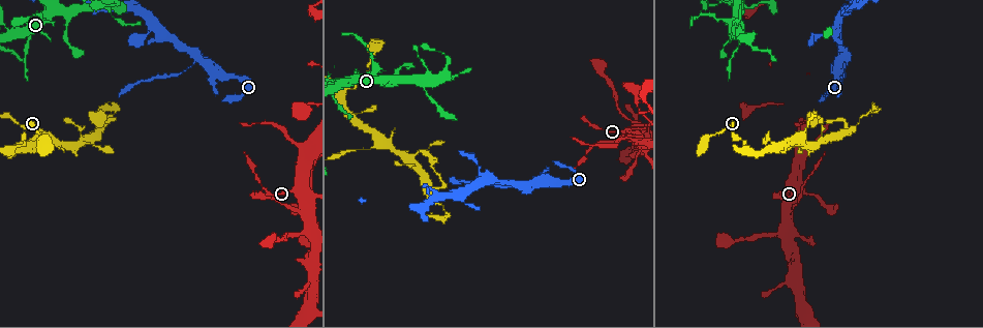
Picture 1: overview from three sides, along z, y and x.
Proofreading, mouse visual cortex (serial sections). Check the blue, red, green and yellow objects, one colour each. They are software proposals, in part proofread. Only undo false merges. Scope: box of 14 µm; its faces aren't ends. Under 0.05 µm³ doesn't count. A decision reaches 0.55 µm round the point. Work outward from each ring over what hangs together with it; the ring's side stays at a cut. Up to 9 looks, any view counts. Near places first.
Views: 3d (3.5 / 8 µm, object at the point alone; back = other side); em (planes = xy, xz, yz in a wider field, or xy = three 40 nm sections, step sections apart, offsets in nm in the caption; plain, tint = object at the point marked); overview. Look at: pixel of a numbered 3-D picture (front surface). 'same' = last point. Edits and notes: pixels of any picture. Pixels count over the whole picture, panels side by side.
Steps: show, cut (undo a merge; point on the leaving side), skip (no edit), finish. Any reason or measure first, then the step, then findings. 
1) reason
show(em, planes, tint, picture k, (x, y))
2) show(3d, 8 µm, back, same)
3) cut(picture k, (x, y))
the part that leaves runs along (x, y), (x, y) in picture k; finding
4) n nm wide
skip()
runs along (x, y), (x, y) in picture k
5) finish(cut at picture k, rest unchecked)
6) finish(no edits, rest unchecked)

thick turns thin
show(3d, 3.5 µm, picture 1, (301, 147))

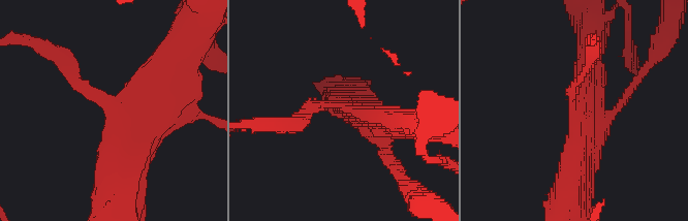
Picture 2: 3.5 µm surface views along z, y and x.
arms of 150, 400 nm; now the EM
show(em, planes, tint, picture 2, (344, 105))

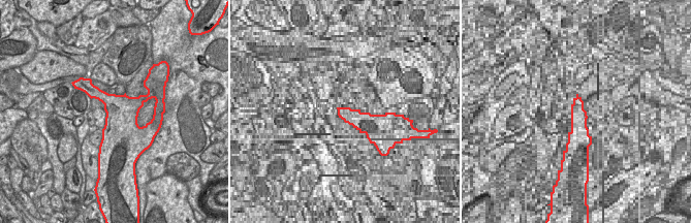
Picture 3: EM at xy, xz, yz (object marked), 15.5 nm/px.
cut it another way
show(em, xy, step 1, tint, same)

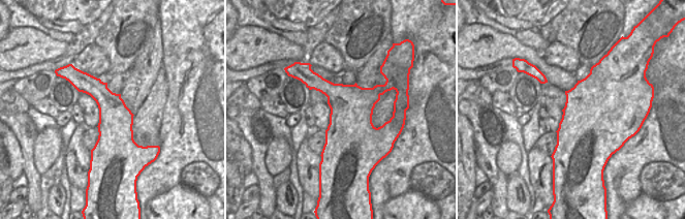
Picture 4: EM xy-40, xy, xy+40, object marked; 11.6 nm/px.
skip()
runs along (117, 177), (117, 113), (63, 62) in picture 2; one cell here

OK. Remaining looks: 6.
show(3d, 3.5 µm, picture 1, (299, 210))

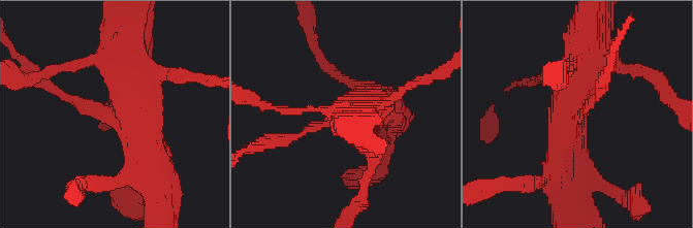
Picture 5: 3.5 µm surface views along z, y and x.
3 arms; arms of 150, 500, 600 nm
show(em, xy, step 5, tint, picture 5, (574, 119))

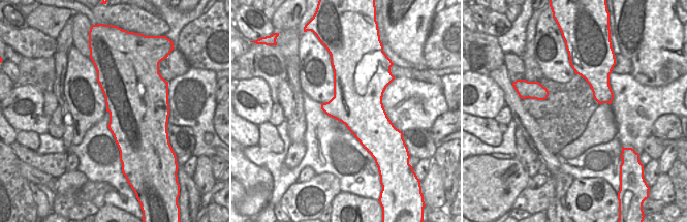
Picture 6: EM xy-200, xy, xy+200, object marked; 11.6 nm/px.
show(em, xy, step 3, tint, same)

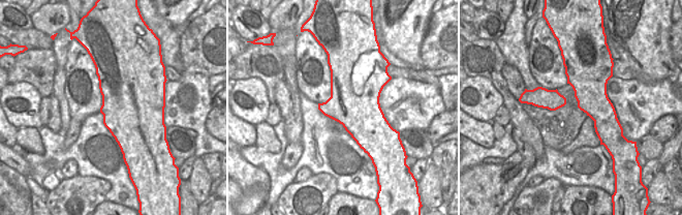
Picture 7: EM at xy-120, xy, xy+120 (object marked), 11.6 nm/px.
skip()
all the same cell

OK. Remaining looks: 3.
a narrow waist
show(3d, 3.5 µm, back, picture 1, (844, 71))

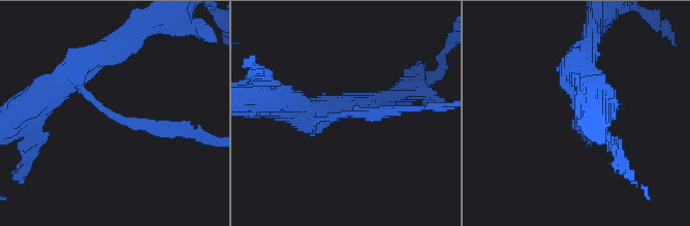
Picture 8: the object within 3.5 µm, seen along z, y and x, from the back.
arms of 200, 350 nm
show(em, xy, step 2, tint, picture 8, (107, 114))

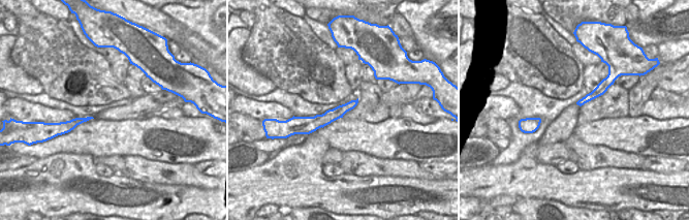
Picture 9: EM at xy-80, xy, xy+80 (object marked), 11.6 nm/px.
another direction
show(em, planes, tint, same)

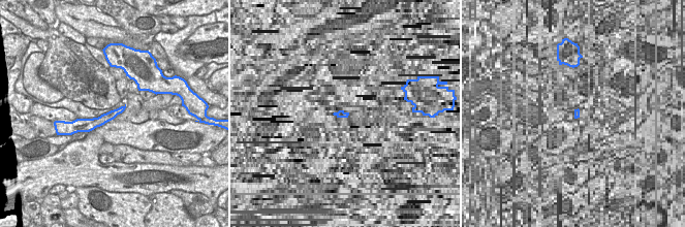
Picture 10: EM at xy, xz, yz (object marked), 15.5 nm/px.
140 nm wide
skip()
runs along (119, 110), (98, 122), (82, 122) in picture 10; continuous, no second cell

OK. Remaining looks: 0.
finish(no edits, rest unchecked)

